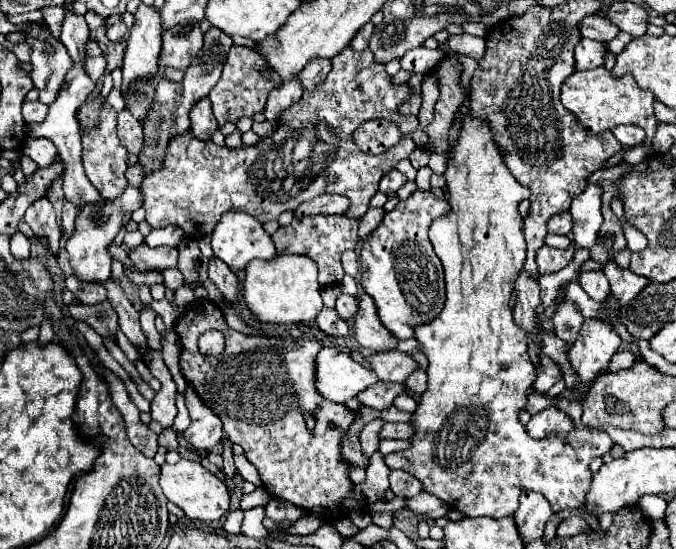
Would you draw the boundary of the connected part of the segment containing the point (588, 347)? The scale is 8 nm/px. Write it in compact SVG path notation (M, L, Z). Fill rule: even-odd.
M587 319L579 331L577 341L571 345L567 353L569 363L577 375L577 381L571 387L571 391L583 393L585 397L595 377L607 369L619 345L621 345L619 335L615 335L615 331L607 327L607 323L599 323L599 319L591 323Z

